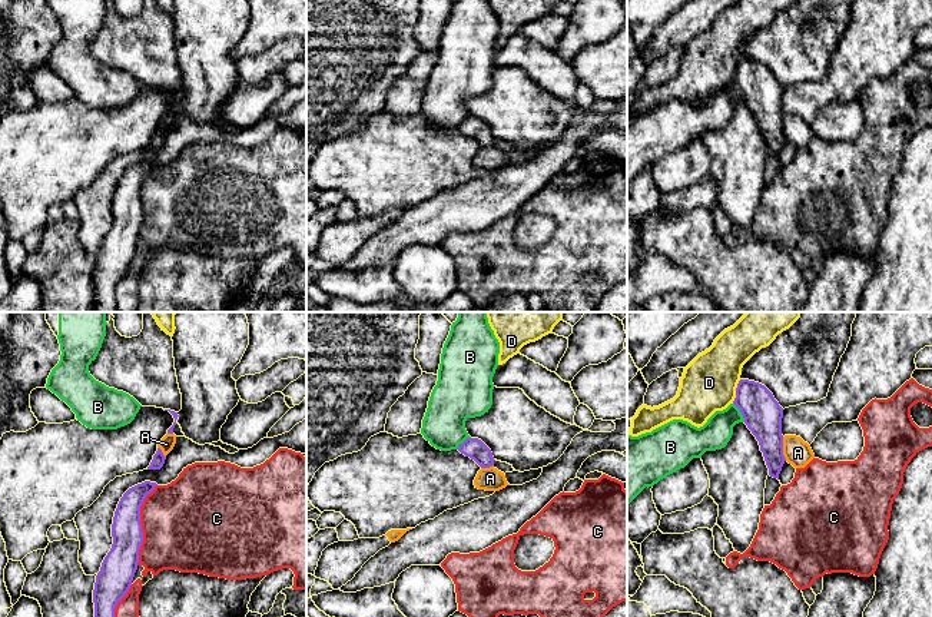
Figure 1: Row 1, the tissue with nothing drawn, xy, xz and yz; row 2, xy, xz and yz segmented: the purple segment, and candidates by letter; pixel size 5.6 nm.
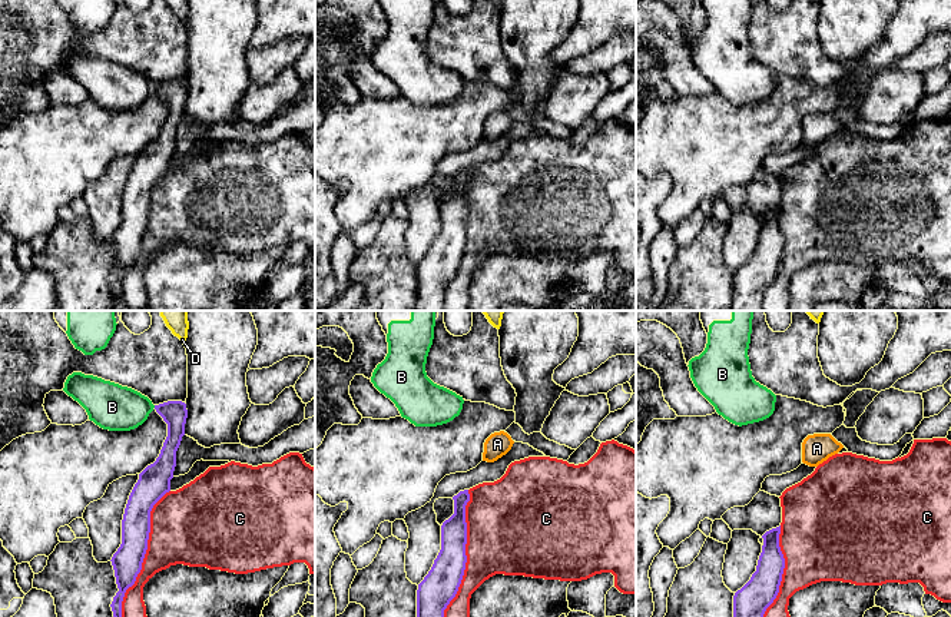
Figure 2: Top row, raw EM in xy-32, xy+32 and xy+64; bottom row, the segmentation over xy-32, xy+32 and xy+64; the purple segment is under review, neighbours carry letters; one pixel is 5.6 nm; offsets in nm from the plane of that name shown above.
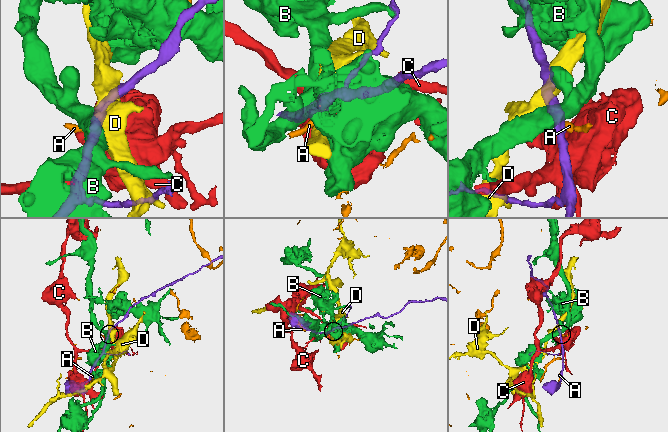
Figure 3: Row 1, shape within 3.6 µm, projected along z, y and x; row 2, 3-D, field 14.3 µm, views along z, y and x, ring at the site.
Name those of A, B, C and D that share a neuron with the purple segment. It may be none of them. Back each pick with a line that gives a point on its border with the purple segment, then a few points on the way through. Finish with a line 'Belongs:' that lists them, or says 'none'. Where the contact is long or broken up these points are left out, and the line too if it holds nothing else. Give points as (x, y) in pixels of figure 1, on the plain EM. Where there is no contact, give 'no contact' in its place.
Belongs: none

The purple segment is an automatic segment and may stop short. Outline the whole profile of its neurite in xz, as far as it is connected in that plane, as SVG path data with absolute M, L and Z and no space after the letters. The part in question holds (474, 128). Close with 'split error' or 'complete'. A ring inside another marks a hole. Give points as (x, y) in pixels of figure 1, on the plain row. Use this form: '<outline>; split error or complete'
M467 117L457 129L474 139L481 147L490 147L494 145L495 139L491 129L478 117Z; complete

